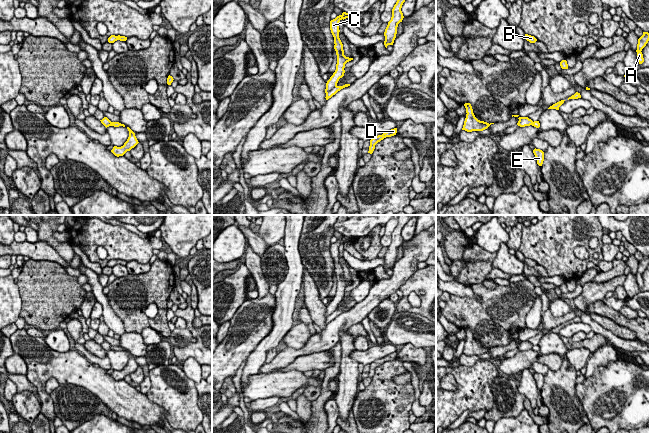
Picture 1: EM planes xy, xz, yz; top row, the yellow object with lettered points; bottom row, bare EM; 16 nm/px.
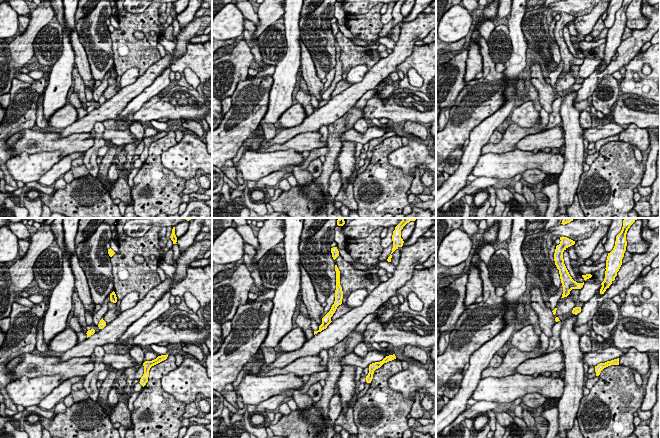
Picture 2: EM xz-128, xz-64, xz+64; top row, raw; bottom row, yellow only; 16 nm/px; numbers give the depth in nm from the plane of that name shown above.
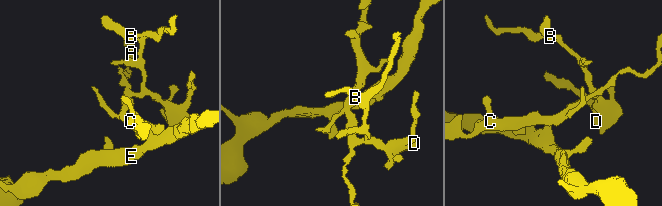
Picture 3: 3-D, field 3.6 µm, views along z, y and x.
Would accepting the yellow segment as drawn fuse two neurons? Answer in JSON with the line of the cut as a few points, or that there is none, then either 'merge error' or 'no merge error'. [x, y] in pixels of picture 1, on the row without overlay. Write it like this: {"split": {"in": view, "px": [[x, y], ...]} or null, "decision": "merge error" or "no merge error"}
{"split": {"in": "xz", "px": [[336, 309], [326, 318]]}, "decision": "merge error"}

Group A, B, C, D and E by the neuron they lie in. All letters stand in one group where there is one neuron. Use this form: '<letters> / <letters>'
A B C D / E

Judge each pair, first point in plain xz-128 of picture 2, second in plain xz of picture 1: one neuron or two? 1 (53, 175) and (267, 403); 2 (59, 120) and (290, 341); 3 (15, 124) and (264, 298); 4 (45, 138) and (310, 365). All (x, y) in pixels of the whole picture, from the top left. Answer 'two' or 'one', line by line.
1: one
2: one
3: one
4: one

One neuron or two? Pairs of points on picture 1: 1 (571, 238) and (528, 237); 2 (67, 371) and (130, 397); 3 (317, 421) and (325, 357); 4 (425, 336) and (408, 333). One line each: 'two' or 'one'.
1: one
2: one
3: two
4: one

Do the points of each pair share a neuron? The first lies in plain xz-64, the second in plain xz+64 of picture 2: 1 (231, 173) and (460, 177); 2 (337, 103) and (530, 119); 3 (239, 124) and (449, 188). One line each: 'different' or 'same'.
1: different
2: different
3: different

